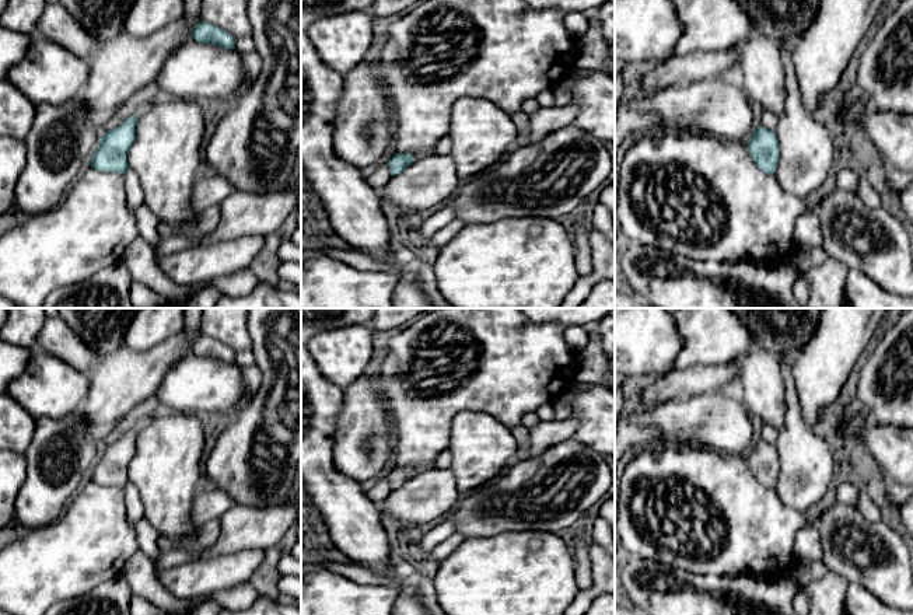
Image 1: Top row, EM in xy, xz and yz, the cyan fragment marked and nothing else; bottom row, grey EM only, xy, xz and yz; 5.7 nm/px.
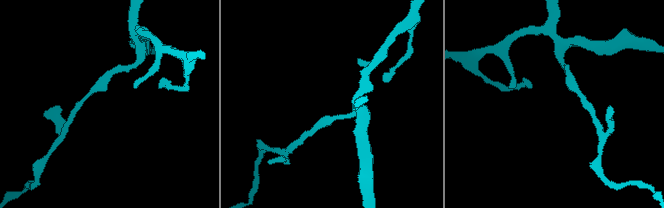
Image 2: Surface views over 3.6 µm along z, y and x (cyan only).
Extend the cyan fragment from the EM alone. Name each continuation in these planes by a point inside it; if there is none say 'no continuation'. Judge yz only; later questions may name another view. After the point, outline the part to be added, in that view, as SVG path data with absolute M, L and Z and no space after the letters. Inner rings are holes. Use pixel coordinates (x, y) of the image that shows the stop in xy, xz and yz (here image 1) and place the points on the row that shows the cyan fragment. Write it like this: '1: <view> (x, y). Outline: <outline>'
no continuation

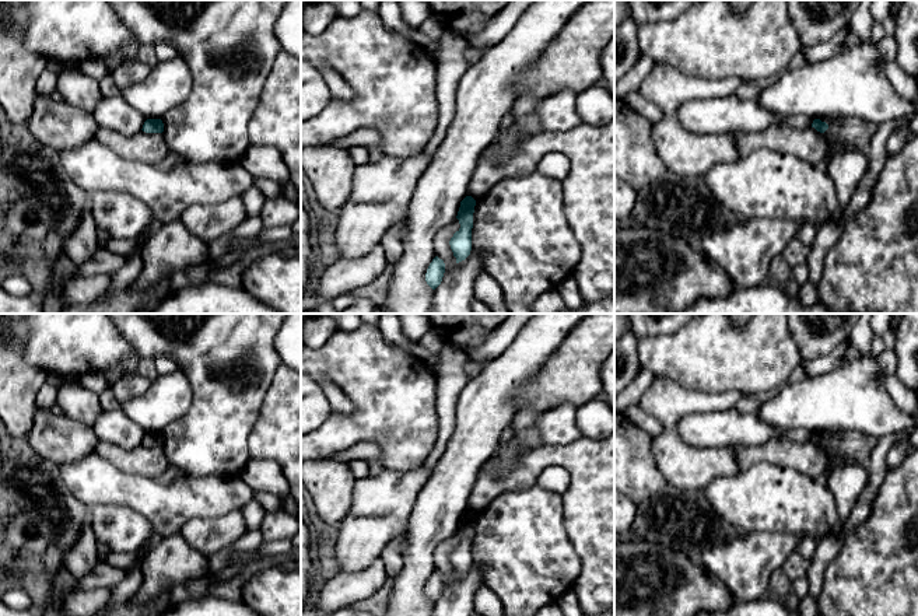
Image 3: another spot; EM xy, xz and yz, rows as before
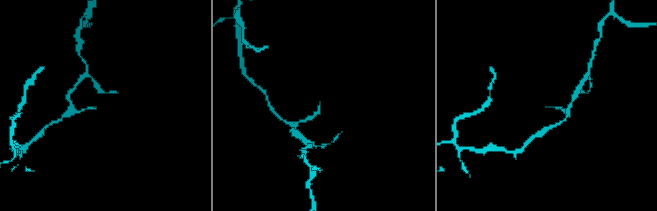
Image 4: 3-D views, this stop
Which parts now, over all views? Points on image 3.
no continuation

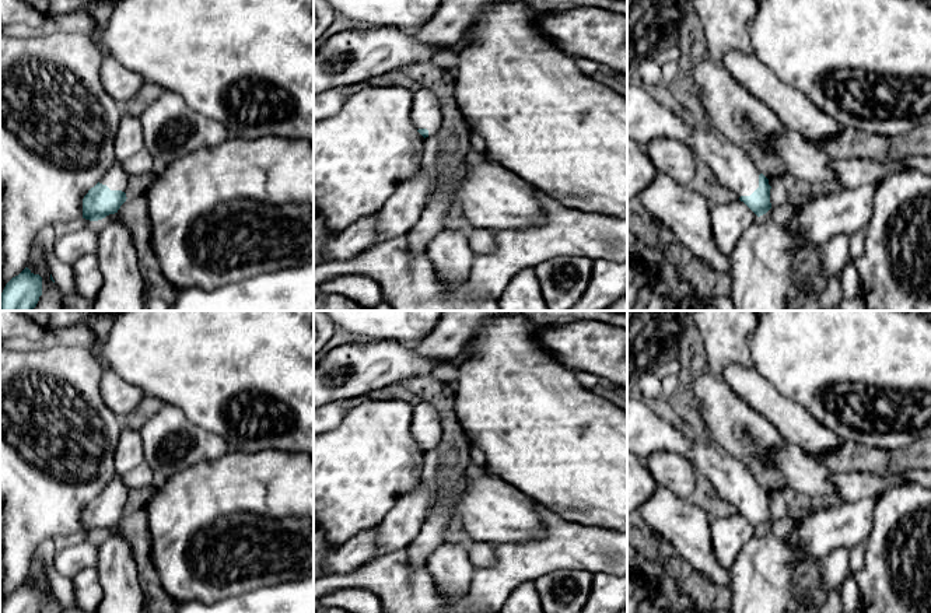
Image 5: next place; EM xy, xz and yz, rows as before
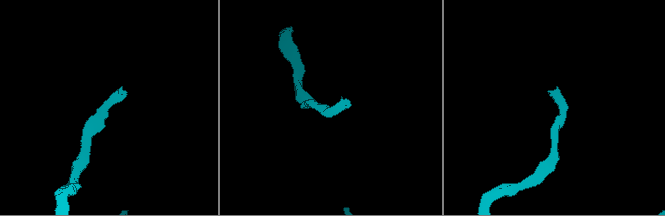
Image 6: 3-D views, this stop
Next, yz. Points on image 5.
1: yz (650, 115). Outline: M627 83L627 137L641 147L655 137L685 143L711 168L720 183L738 197L750 196L759 188L760 171L741 148L638 83Z

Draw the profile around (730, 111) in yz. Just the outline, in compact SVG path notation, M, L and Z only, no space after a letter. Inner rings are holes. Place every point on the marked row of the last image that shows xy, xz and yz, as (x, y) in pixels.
M703 52L694 56L692 76L707 127L741 148L767 179L787 175L770 148L771 137L785 130L778 116Z

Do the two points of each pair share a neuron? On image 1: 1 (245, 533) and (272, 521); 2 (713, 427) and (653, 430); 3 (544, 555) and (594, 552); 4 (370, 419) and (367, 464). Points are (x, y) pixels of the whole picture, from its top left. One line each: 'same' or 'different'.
1: same
2: same
3: different
4: same

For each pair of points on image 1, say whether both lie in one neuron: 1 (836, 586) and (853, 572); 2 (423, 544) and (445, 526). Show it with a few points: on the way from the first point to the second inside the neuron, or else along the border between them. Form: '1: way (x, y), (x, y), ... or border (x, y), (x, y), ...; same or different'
1: border (831, 569), (849, 582); different
2: way (429, 541), (440, 531); same

